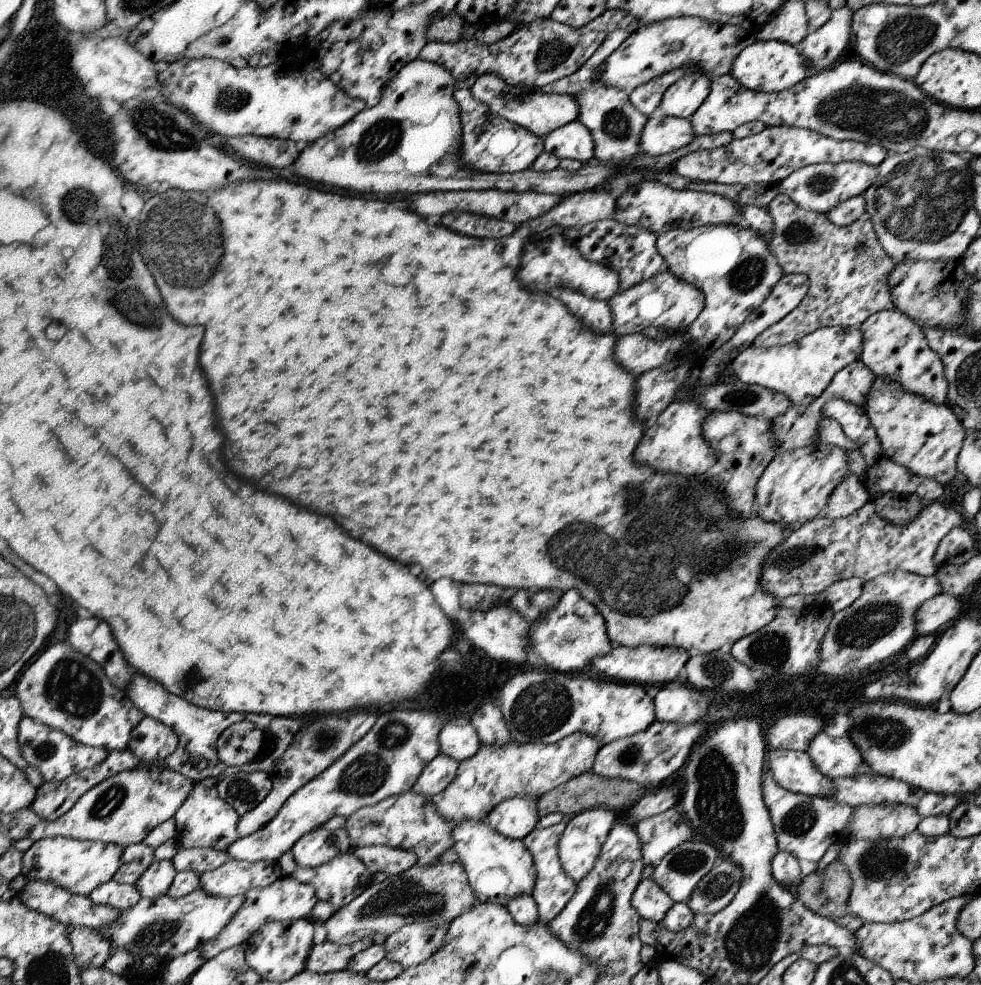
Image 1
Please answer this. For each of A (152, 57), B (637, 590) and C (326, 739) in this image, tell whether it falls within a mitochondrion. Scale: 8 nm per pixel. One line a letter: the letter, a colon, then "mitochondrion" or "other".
A: other
B: mitochondrion
C: mitochondrion

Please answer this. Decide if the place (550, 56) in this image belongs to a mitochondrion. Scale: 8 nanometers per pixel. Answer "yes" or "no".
yes

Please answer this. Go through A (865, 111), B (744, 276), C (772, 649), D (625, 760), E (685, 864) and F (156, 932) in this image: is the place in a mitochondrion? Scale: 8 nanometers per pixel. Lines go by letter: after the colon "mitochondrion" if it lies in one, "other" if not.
A: mitochondrion
B: mitochondrion
C: mitochondrion
D: mitochondrion
E: mitochondrion
F: mitochondrion

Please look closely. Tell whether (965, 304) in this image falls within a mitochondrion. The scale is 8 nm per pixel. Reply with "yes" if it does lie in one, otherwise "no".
no

